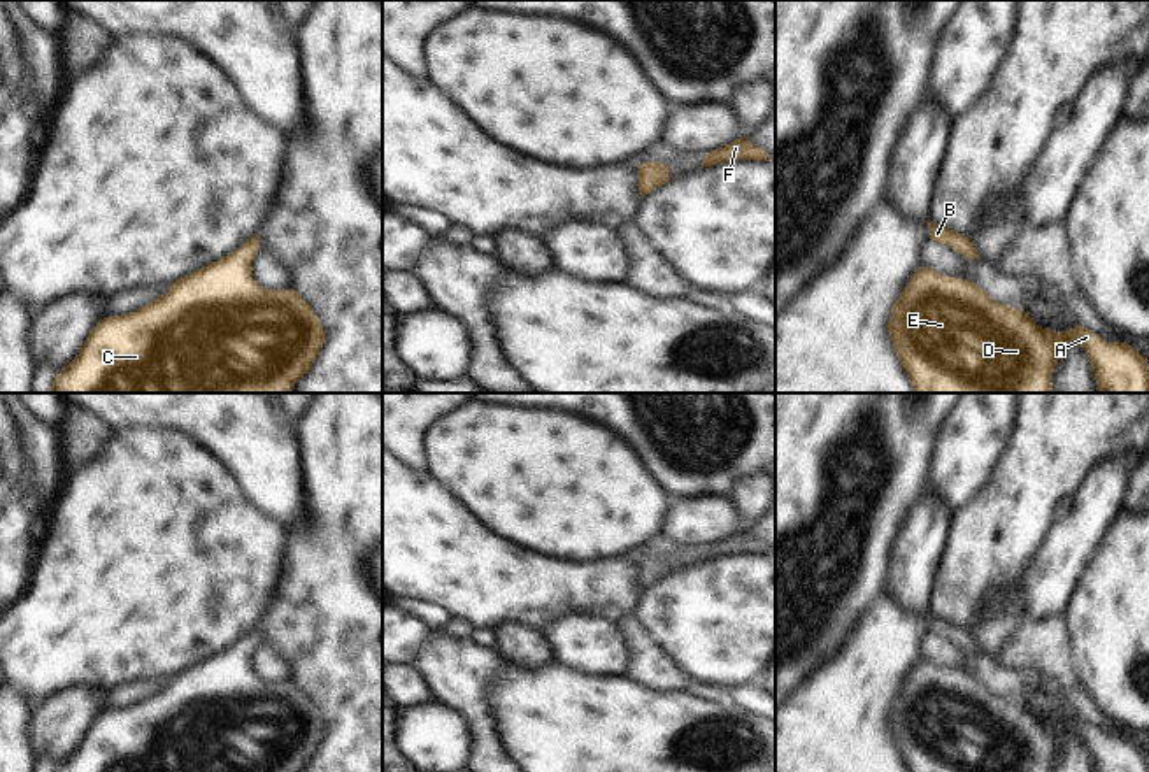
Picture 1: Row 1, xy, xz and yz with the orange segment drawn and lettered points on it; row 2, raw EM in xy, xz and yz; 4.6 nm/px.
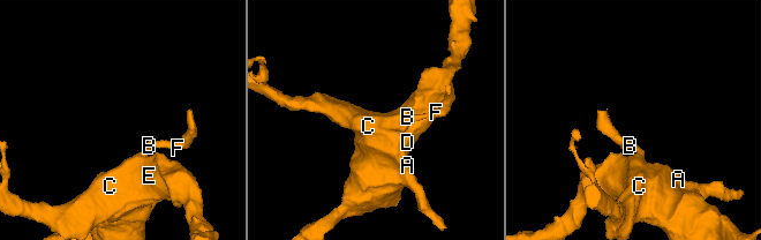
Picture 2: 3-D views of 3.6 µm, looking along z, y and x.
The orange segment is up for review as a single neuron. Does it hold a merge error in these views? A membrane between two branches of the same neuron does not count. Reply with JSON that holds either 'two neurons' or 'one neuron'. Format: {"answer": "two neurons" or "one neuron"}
{"answer": "one neuron"}

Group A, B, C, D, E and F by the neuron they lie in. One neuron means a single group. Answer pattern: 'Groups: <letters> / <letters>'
Groups: A B C D E F

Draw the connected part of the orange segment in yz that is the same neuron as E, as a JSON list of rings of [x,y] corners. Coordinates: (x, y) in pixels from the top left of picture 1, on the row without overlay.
[[[919,660],[891,700],[888,725],[909,772],[1053,772],[1061,740],[1074,733],[1088,747],[1095,772],[1149,772],[1147,751],[1126,735],[1105,735],[1077,718],[1063,726],[1038,719],[1023,700],[995,695],[977,677]]]

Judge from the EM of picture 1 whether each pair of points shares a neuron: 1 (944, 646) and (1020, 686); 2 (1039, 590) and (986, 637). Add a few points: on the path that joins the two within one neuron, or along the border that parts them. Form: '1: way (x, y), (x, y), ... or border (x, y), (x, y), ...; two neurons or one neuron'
1: way (963, 660), (984, 667), (1000, 679); one neuron
2: border (1025, 578), (1025, 616), (1028, 621); two neurons

